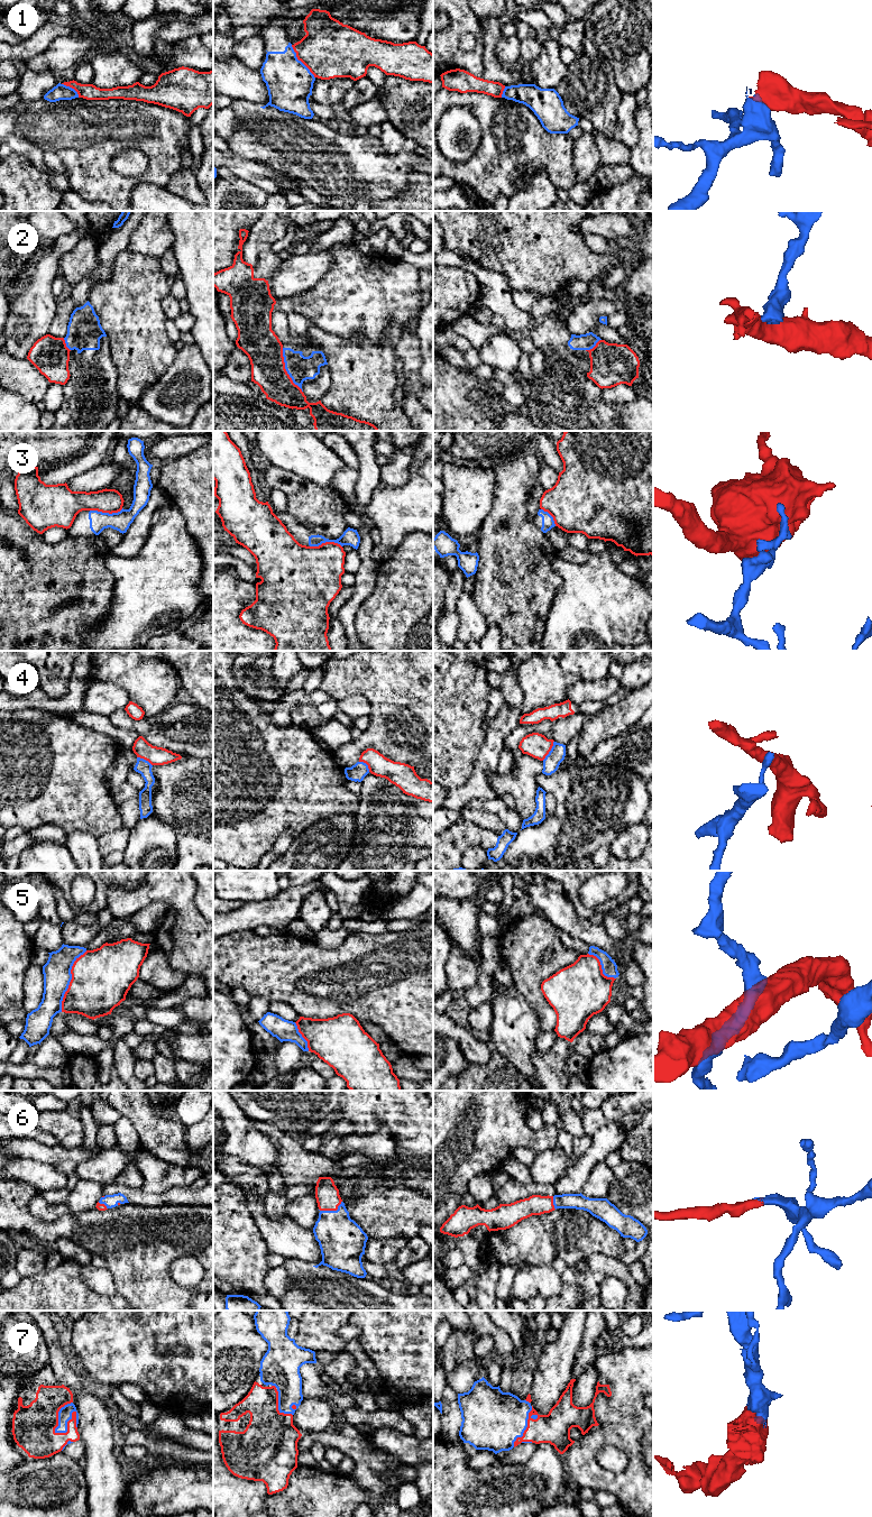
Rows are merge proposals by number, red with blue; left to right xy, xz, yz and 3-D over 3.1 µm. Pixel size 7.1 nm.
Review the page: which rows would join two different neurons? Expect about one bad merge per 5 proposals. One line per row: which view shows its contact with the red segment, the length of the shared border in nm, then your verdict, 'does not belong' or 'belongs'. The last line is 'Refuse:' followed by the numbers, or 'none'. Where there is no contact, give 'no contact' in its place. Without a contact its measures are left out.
1: xz | 300 nm | does not belong
2: xz | 360 nm | does not belong
3: xy | 240 nm | does not belong
4: yz | 170 nm | does not belong
5: xy | 480 nm | does not belong
6: xz | 180 nm | belongs
7: xy | 260 nm | belongs
Refuse: 1, 2, 3, 4, 5

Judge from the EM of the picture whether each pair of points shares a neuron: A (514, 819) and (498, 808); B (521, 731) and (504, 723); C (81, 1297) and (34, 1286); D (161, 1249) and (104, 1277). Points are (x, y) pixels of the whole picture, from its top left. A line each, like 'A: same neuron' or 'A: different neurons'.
A: same neuron
B: different neurons
C: same neuron
D: different neurons

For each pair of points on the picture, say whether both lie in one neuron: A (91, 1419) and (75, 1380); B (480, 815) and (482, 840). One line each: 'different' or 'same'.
A: different
B: different

